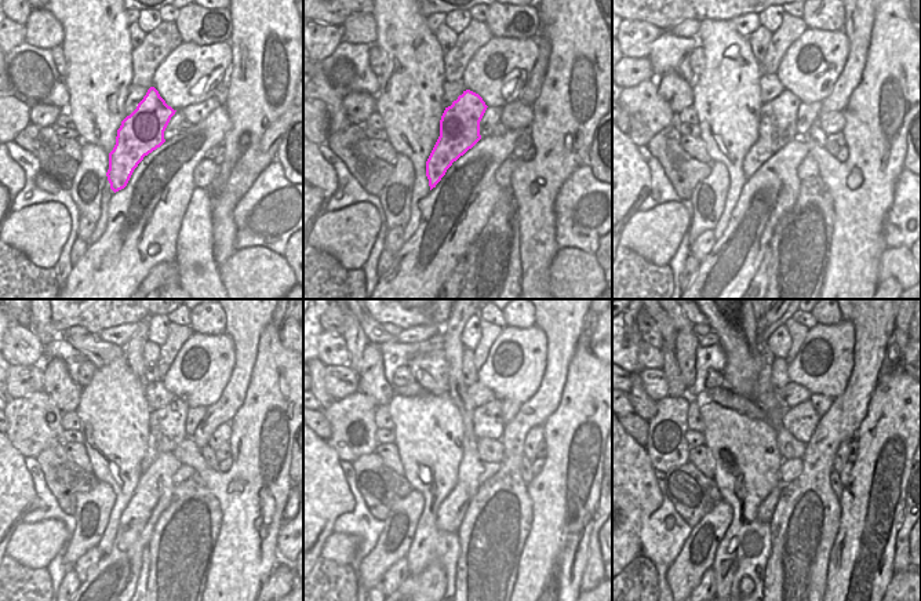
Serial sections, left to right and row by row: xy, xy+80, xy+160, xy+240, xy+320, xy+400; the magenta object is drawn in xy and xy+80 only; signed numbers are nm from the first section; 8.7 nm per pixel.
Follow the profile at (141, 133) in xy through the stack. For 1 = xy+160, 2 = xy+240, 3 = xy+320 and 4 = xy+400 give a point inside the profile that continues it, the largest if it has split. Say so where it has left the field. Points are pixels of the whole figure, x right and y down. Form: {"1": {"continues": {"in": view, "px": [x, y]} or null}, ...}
{"1": {"continues": {"in": "xy+160", "px": [776, 128]}}, "2": {"continues": {"in": "xy+240", "px": [167, 426]}}, "3": {"continues": {"in": "xy+320", "px": [488, 423]}}, "4": {"continues": {"in": "xy+400", "px": [800, 421]}}}

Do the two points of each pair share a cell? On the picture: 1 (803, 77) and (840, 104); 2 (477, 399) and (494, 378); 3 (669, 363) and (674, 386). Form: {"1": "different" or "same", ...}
{"1": "different", "2": "different", "3": "same"}

